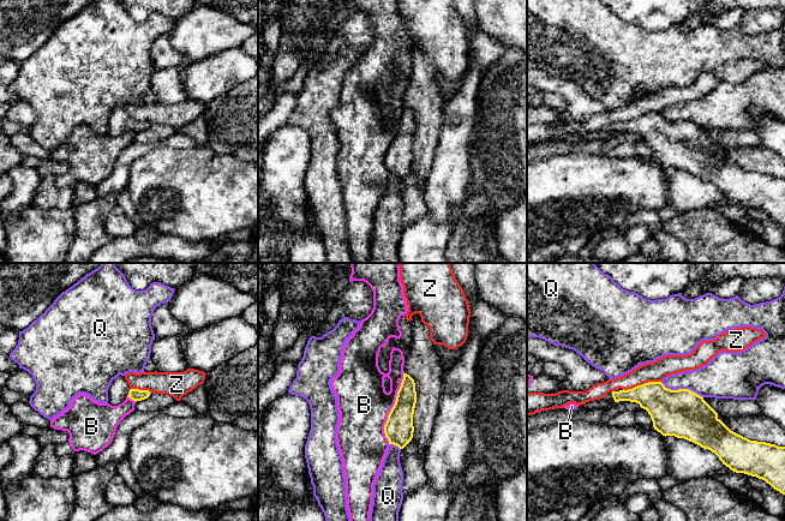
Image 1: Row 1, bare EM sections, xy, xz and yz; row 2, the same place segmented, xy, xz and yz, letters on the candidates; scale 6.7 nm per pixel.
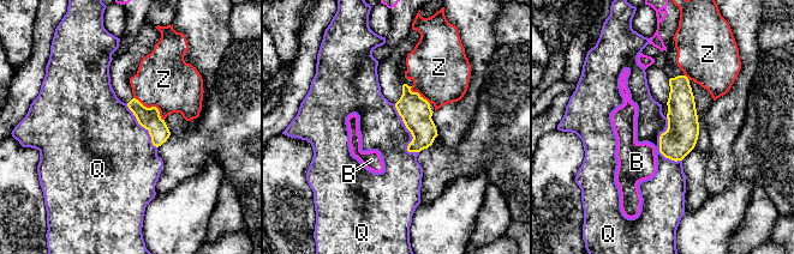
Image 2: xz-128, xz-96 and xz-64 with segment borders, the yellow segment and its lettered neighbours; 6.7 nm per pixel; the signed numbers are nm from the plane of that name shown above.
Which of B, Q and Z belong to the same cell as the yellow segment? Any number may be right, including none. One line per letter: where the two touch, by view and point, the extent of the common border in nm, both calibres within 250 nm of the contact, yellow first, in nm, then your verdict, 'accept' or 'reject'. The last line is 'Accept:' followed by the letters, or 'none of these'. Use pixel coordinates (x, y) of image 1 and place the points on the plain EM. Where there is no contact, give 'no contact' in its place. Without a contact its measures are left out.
B: xz (391, 139) | 500 nm | 200/340 nm | reject
Q: yz (682, 120) | 300 nm | 320/240 nm | reject
Z: yz (641, 115) | 260 nm | 260/140 nm | reject
Accept: none of these

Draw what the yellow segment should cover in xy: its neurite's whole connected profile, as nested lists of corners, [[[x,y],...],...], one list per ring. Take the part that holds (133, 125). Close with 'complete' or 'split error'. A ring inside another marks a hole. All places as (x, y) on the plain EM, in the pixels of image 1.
[[[118,107],[113,110],[108,120],[108,134],[112,137],[118,137],[122,134],[127,128],[133,132],[142,132],[150,127],[149,121],[131,120],[125,107]]]; split error

